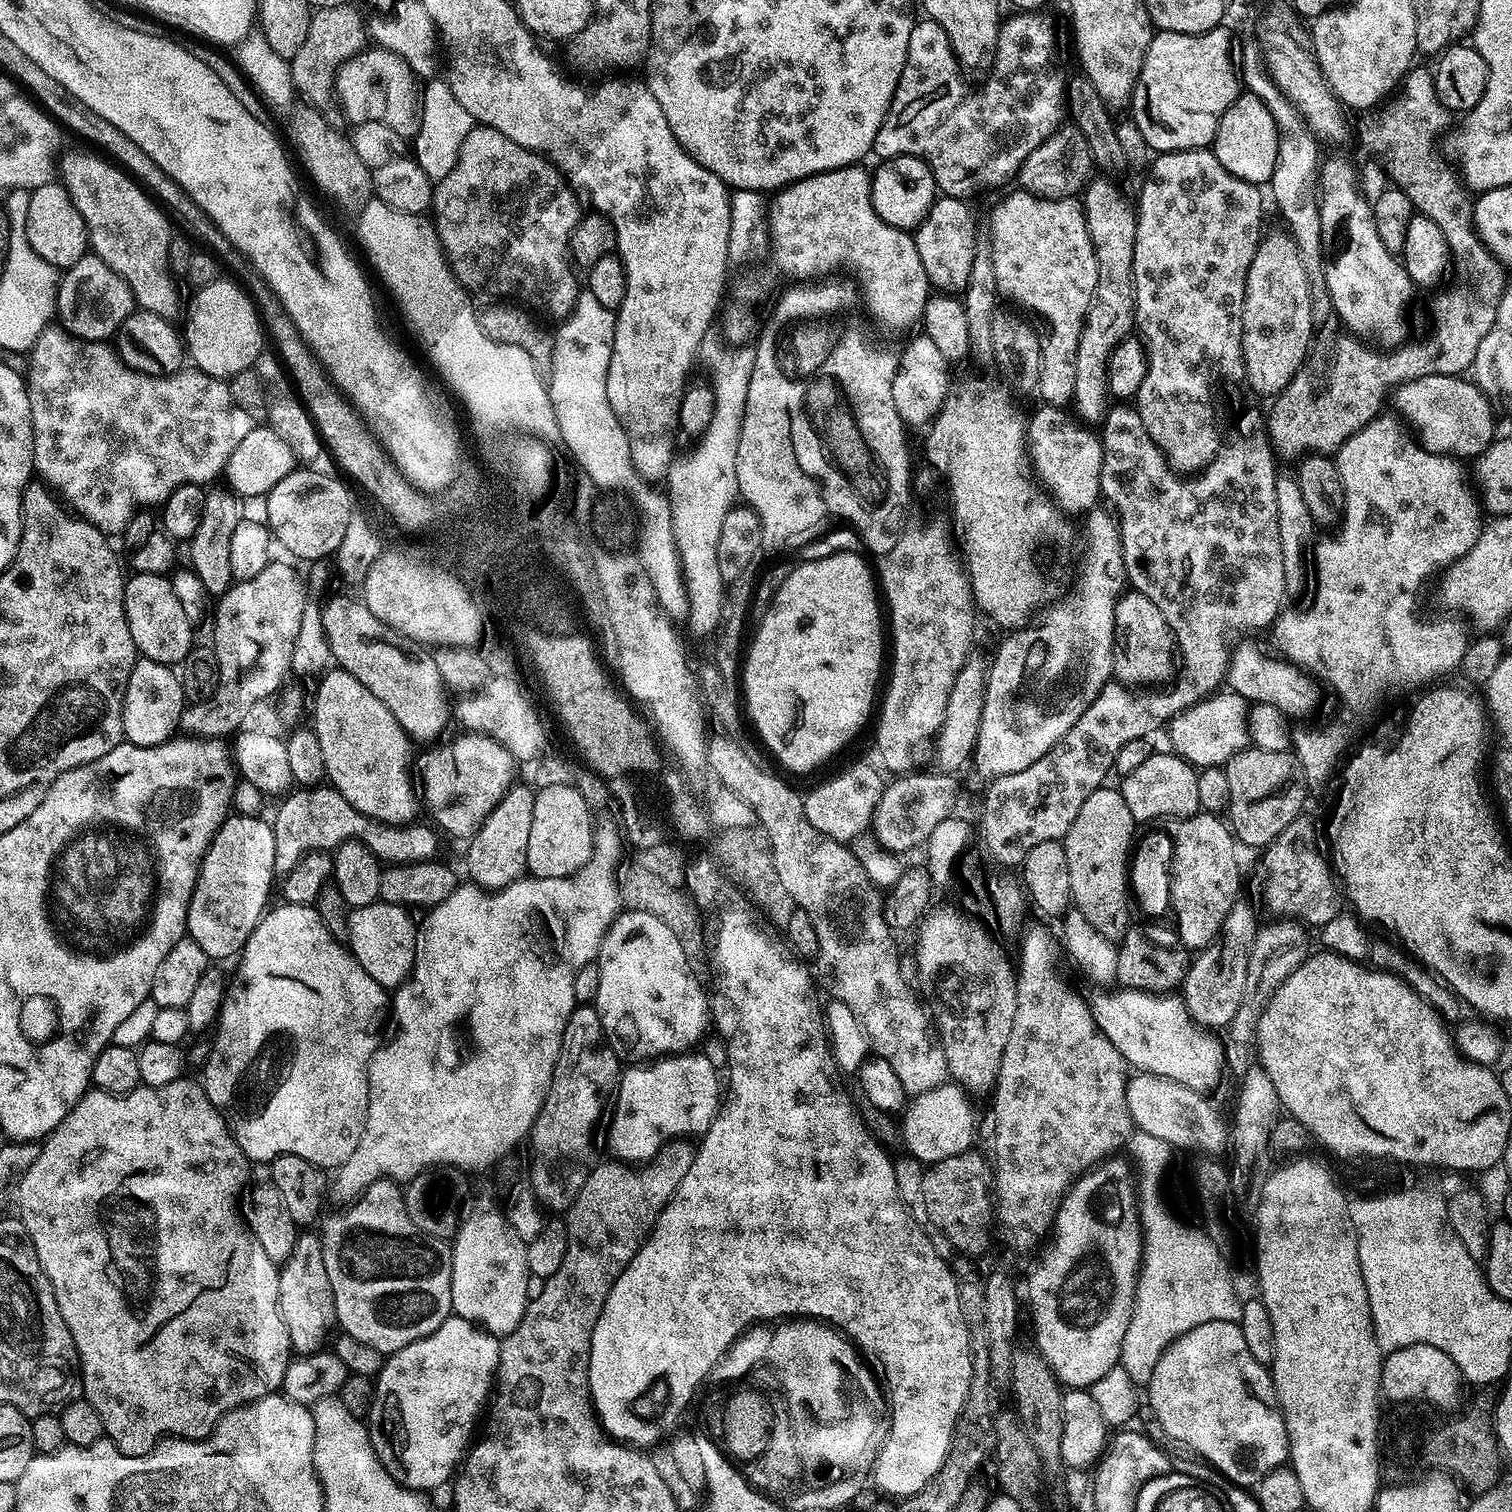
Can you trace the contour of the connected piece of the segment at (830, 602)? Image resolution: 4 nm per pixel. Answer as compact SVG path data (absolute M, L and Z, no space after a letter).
M842 552L842 553L834 553L834 555L830 557L824 557L818 561L803 561L797 563L797 568L793 567L791 571L788 573L788 577L786 578L786 582L782 582L782 586L778 586L778 594L774 594L774 598L772 599L772 607L768 609L768 613L762 617L761 620L755 625L756 627L756 637L752 640L752 645L747 645L746 648L746 655L743 657L742 660L742 669L744 668L744 694L742 690L742 700L743 703L746 705L748 703L748 710L746 706L746 712L752 715L752 724L756 727L756 732L758 735L764 739L764 744L766 747L769 748L770 751L776 755L776 760L778 763L781 764L784 768L789 768L792 772L812 772L815 770L819 764L824 764L827 762L828 759L831 758L832 755L835 754L839 748L844 748L847 746L848 743L851 742L852 739L855 738L856 735L860 732L860 727L863 726L864 723L868 720L868 715L873 715L874 712L874 705L877 703L878 700L878 692L876 696L876 683L880 680L880 667L885 667L886 664L886 628L880 625L880 612L882 616L882 604L881 601L878 599L878 584L877 581L874 579L874 572L868 569L868 564L866 561L863 560L863 555L854 553L854 552Z

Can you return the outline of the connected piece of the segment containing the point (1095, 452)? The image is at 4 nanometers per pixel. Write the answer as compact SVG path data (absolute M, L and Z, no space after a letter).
M1044 404L1028 420L1030 458L1041 485L1064 512L1093 511L1101 499L1100 475L1104 461L1104 446L1099 435L1091 432L1067 407Z

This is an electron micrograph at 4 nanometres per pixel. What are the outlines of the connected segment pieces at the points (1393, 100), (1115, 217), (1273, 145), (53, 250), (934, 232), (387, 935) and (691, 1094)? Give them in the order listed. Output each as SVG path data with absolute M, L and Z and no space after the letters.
M1419 66L1409 68L1407 76L1400 81L1398 91L1391 98L1375 108L1369 108L1363 113L1360 121L1355 121L1354 136L1360 139L1360 144L1372 156L1380 159L1384 172L1389 176L1395 187L1409 193L1412 198L1413 209L1417 213L1429 216L1442 230L1444 240L1448 243L1450 257L1450 276L1452 272L1452 285L1449 288L1441 287L1436 297L1432 300L1428 312L1432 315L1432 333L1425 340L1412 340L1401 343L1391 350L1368 352L1363 339L1352 334L1343 334L1336 340L1336 353L1328 364L1329 380L1324 388L1332 392L1316 392L1309 400L1284 400L1276 398L1271 401L1272 413L1266 416L1268 425L1268 439L1272 441L1273 449L1277 453L1285 452L1293 458L1301 454L1320 450L1323 444L1332 440L1333 449L1340 449L1354 433L1362 430L1374 417L1381 415L1384 399L1395 393L1406 382L1426 378L1427 376L1458 376L1467 373L1473 367L1478 344L1485 338L1487 331L1494 324L1498 312L1499 300L1503 296L1506 285L1506 269L1477 236L1473 223L1474 200L1466 187L1461 173L1448 165L1448 160L1436 149L1436 139L1440 136L1440 128L1444 128L1450 119L1450 113L1436 93L1436 78L1431 71L1428 72Z
M1100 174L1089 179L1082 192L1084 218L1094 246L1094 258L1098 262L1098 282L1078 338L1078 354L1074 358L1074 412L1086 422L1103 421L1110 407L1108 358L1121 342L1129 339L1136 323L1136 288L1132 284L1136 210L1133 201L1128 201L1123 190L1107 178L1107 175Z
M1247 91L1237 96L1226 114L1222 114L1216 138L1210 148L1231 176L1257 186L1267 185L1274 174L1275 158L1278 155L1278 132L1263 102Z
M59 182L38 186L30 191L30 207L26 209L26 238L34 246L38 258L46 258L57 270L67 270L78 262L78 258L89 255L88 227L72 205L68 191Z
M937 195L926 218L914 232L918 258L922 258L929 285L944 294L963 293L974 262L978 236L972 233L972 212L964 204L967 203L959 196Z
M377 902L370 906L351 909L348 913L350 926L350 949L356 961L386 990L395 990L408 979L412 963L416 961L415 923L408 921L409 909L400 908L391 902Z
M696 1050L662 1055L651 1062L636 1062L625 1067L620 1073L610 1108L612 1121L608 1124L608 1148L616 1155L613 1157L625 1165L640 1166L655 1160L669 1142L688 1138L684 1136L703 1137L722 1107L722 1080L716 1076L719 1076L718 1070L710 1064L710 1059Z

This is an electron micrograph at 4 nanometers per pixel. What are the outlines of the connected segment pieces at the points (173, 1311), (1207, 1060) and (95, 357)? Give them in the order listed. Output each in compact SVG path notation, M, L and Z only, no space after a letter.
M181 1078L157 1088L141 1086L125 1096L99 1090L85 1092L70 1114L66 1114L63 1122L39 1145L34 1162L18 1181L20 1200L24 1203L18 1219L32 1239L41 1270L52 1283L58 1310L73 1336L83 1399L98 1410L104 1436L124 1456L147 1456L165 1438L204 1439L228 1412L275 1393L283 1385L286 1366L294 1356L290 1334L278 1306L279 1267L270 1254L262 1250L242 1215L242 1197L250 1180L249 1157L233 1138L222 1113L208 1101L203 1083L196 1081L195 1084L188 1079Z
M1117 987L1112 990L1098 990L1090 998L1092 1017L1100 1032L1110 1038L1114 1050L1122 1054L1125 1065L1142 1072L1153 1072L1156 1076L1170 1078L1174 1082L1182 1082L1182 1086L1190 1086L1195 1092L1211 1093L1211 1088L1226 1076L1224 1046L1215 1035L1201 1034L1192 1023L1192 1016L1184 1009L1183 999L1176 994L1157 994L1155 992L1139 992L1133 988Z
M59 326L45 328L35 347L30 353L29 371L26 376L28 397L30 398L30 414L32 415L32 429L34 430L34 468L39 477L54 489L70 505L71 511L77 516L89 520L99 532L105 534L123 533L124 528L131 520L131 516L143 506L160 506L170 498L171 492L187 484L208 486L208 483L217 475L223 473L230 454L246 434L254 427L254 421L242 406L234 402L227 383L215 376L207 376L199 370L181 370L173 376L144 376L127 368L123 360L116 355L116 349L111 343L95 340L78 340L69 336Z

